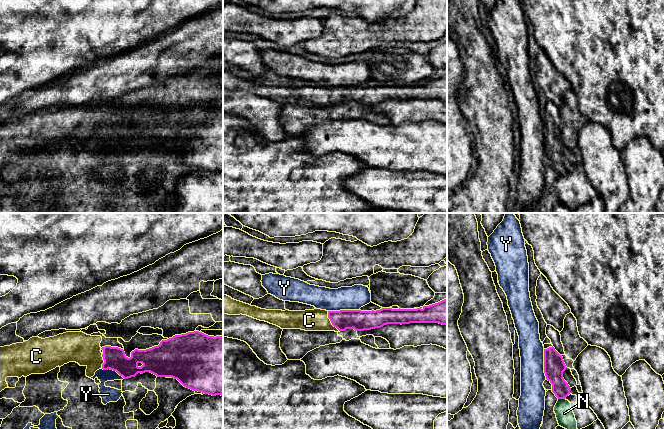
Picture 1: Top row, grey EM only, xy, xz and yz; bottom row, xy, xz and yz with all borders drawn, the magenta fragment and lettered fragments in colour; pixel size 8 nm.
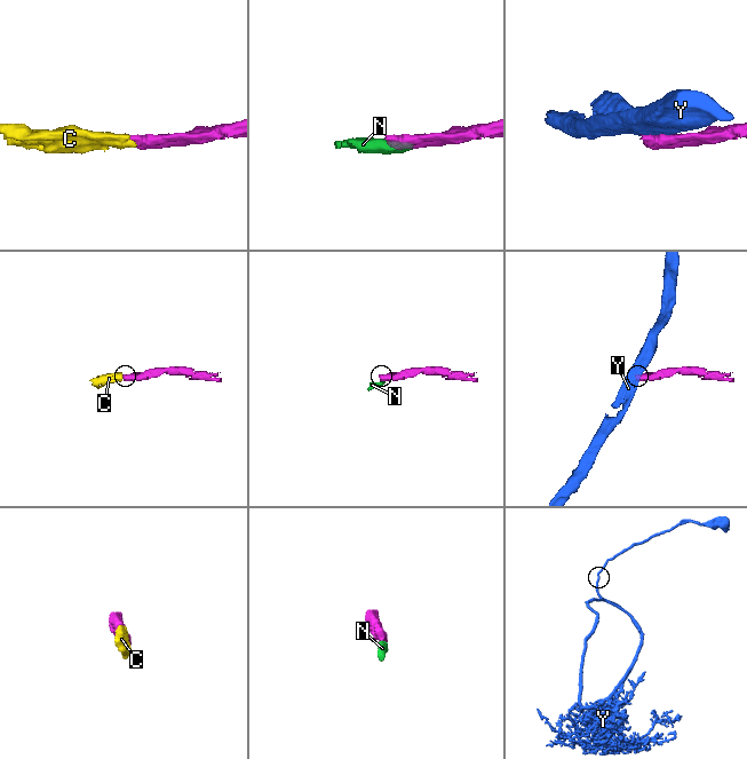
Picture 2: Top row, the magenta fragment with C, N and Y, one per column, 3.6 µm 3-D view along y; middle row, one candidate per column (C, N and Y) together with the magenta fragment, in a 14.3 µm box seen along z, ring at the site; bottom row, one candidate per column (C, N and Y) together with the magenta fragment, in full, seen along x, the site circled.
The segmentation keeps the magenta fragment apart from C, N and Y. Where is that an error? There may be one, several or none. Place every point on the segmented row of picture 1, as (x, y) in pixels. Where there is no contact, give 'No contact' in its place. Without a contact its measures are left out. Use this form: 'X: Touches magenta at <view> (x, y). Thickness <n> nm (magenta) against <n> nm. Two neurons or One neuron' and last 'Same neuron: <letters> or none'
C: Touches magenta at xz (330, 320). Thickness 160 nm (magenta) against 180 nm. One neuron
N: Touches magenta at yz (561, 398). Thickness 160 nm (magenta) against 140 nm. Two neurons
Y: Touches magenta at xz (343, 310). Thickness 160 nm (magenta) against 190 nm. Two neurons
Same neuron: C

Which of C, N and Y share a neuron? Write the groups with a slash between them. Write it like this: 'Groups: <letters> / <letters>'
Groups: C / N / Y

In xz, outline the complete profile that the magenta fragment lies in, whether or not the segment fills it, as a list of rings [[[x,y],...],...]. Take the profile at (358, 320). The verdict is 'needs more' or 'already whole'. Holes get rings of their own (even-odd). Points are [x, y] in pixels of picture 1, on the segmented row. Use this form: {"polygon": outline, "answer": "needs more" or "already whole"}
{"polygon": [[[223,295],[223,314],[247,315],[276,325],[281,329],[335,332],[354,329],[355,331],[364,331],[381,328],[387,324],[439,323],[447,325],[447,298],[417,309],[282,311],[261,309]]], "answer": "needs more"}

